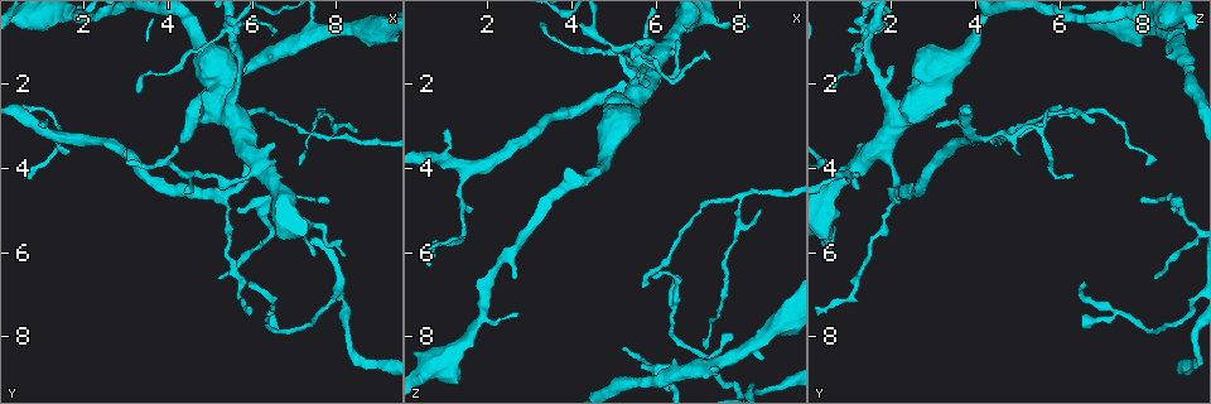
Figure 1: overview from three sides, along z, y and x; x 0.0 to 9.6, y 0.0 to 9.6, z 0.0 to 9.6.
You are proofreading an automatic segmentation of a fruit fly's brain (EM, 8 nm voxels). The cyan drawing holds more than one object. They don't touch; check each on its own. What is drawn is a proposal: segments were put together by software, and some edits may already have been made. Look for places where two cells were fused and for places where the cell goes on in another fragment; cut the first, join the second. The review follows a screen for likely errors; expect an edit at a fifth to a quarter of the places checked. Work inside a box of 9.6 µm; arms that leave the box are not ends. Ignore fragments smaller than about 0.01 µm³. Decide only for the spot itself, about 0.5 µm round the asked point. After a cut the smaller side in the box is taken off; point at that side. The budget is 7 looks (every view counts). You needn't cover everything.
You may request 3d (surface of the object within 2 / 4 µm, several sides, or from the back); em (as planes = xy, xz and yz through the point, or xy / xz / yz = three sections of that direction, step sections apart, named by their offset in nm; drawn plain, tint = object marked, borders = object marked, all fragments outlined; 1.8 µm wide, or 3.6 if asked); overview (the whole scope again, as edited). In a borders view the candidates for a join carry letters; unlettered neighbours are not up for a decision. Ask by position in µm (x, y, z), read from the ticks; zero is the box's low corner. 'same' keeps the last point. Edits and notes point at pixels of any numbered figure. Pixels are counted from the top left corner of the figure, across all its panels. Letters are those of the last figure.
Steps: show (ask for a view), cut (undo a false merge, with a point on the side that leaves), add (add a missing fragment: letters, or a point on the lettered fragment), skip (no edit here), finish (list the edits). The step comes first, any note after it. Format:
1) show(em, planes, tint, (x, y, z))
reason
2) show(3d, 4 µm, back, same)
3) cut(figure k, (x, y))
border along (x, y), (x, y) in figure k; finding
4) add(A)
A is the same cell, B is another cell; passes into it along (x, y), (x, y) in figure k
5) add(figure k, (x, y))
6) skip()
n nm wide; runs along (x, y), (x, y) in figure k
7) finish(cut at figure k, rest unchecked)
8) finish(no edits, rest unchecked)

show(3d, 2 µm, (8.50, 3.15, 5.00))
tapers out

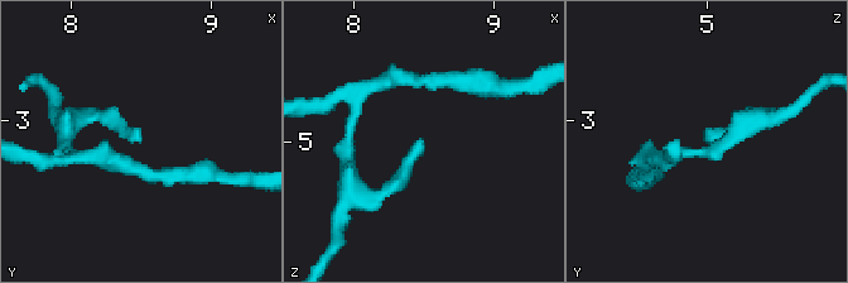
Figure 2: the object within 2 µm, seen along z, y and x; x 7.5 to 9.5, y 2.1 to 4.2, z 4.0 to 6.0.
show(em, 3.6 µm, xy, step 8, borders, (8.46, 3.14, 4.98))
now the EM

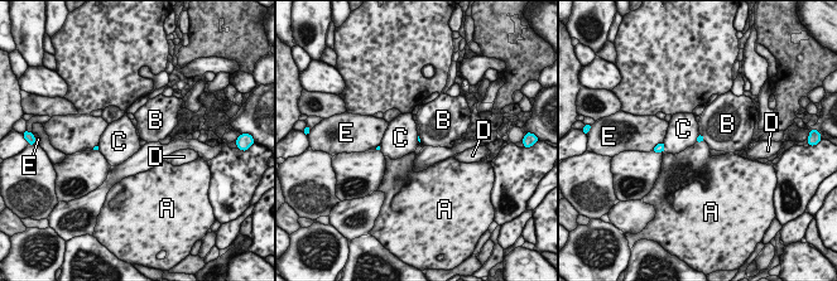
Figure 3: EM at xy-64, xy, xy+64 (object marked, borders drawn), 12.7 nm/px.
show(em, 3.6 µm, planes, borders, same)

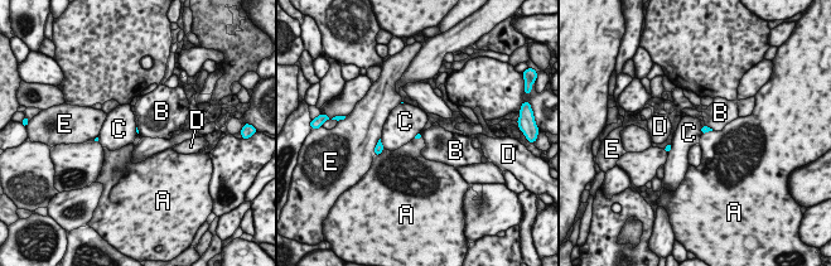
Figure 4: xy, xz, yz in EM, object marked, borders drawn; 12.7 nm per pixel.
skip()
A, B, C, D and E are other cells; border along (672, 144), (668, 153) in figure 4; none of them fits

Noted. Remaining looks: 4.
show(3d, 4 µm, (5.50, 2.70, 2.30))
small branch off a trunk

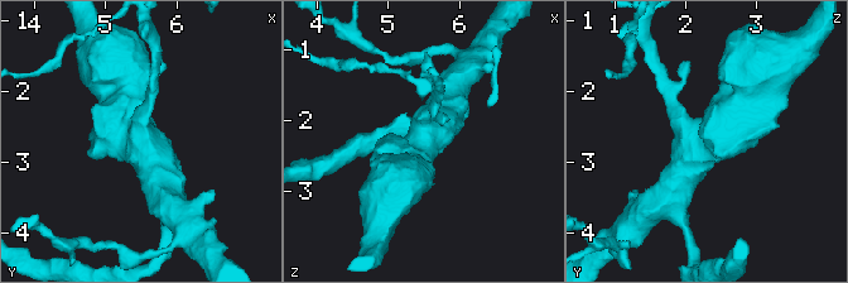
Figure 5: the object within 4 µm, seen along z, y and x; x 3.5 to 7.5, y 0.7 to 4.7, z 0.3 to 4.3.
show(em, 3.6 µm, planes, borders, (5.50, 2.70, 2.25))
3 arms; arms of 190, 500, 600 nm

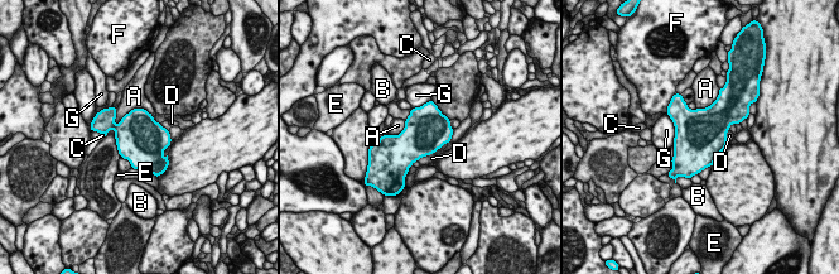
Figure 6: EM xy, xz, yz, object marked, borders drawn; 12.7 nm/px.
skip()
600 nm wide; A, B, C, D, E, F and G are other cells; border along (152, 115), (131, 109), (114, 124) in figure 6; continuous, no second cell

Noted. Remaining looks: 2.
show(em, xz, step 8, tint, (4.45, 4.15, 0.75))

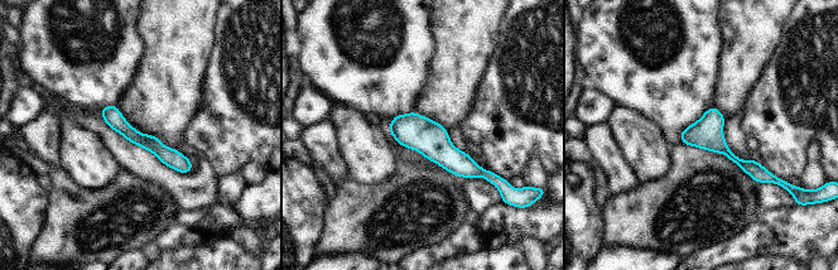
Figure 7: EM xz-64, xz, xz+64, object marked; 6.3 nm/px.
show(em, planes, borders, same)
cut it another way

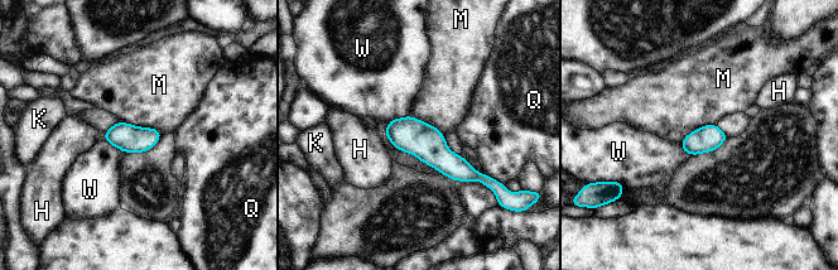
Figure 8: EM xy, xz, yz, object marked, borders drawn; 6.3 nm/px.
skip()
H, K, M, Q and W are other cells; border along (120, 121), (152, 126), (162, 134) in figure 8; continuous, no second cell

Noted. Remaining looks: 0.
finish(no edits, rest unchecked)

